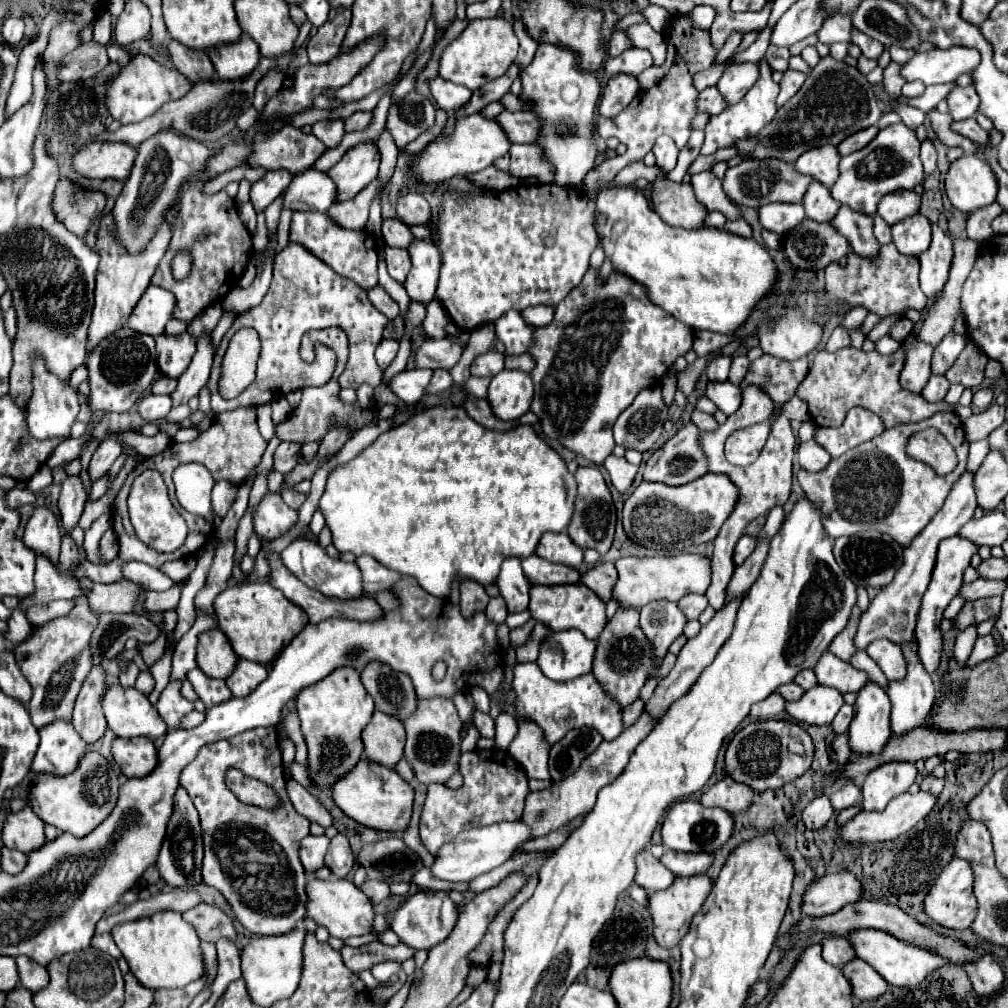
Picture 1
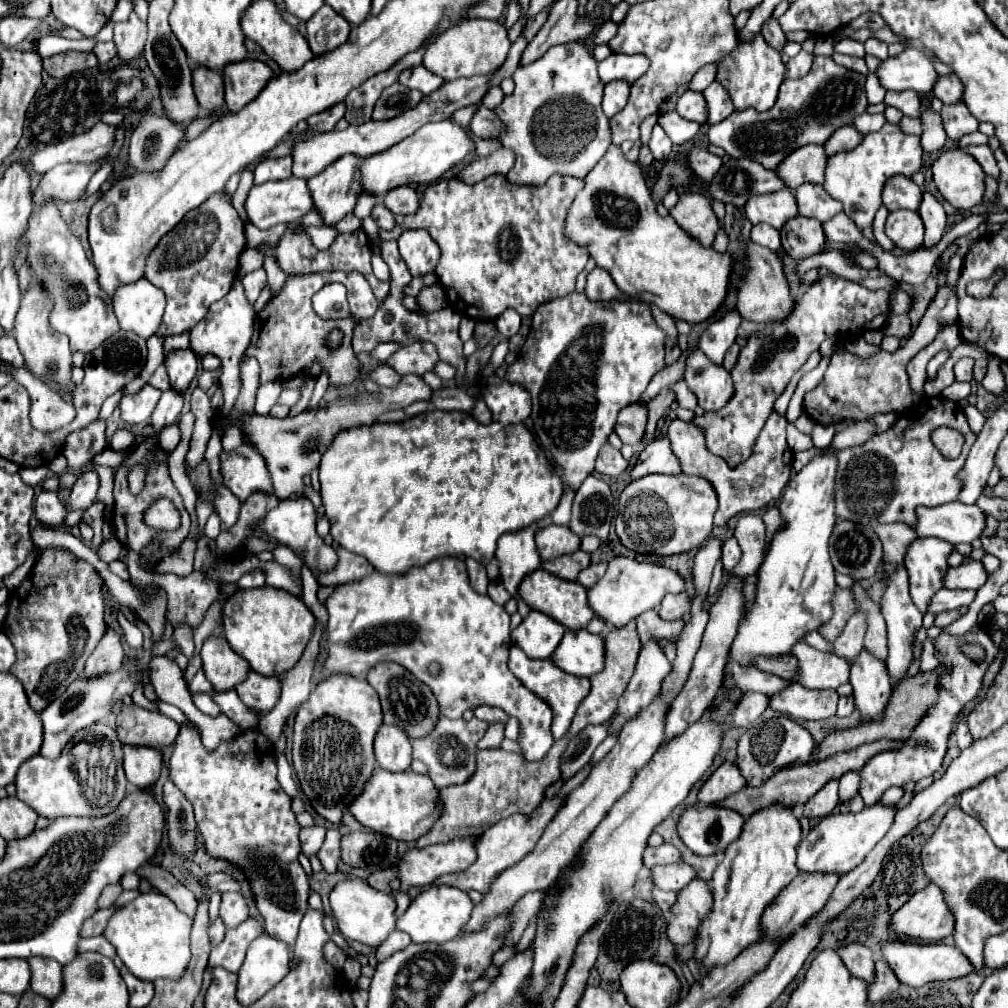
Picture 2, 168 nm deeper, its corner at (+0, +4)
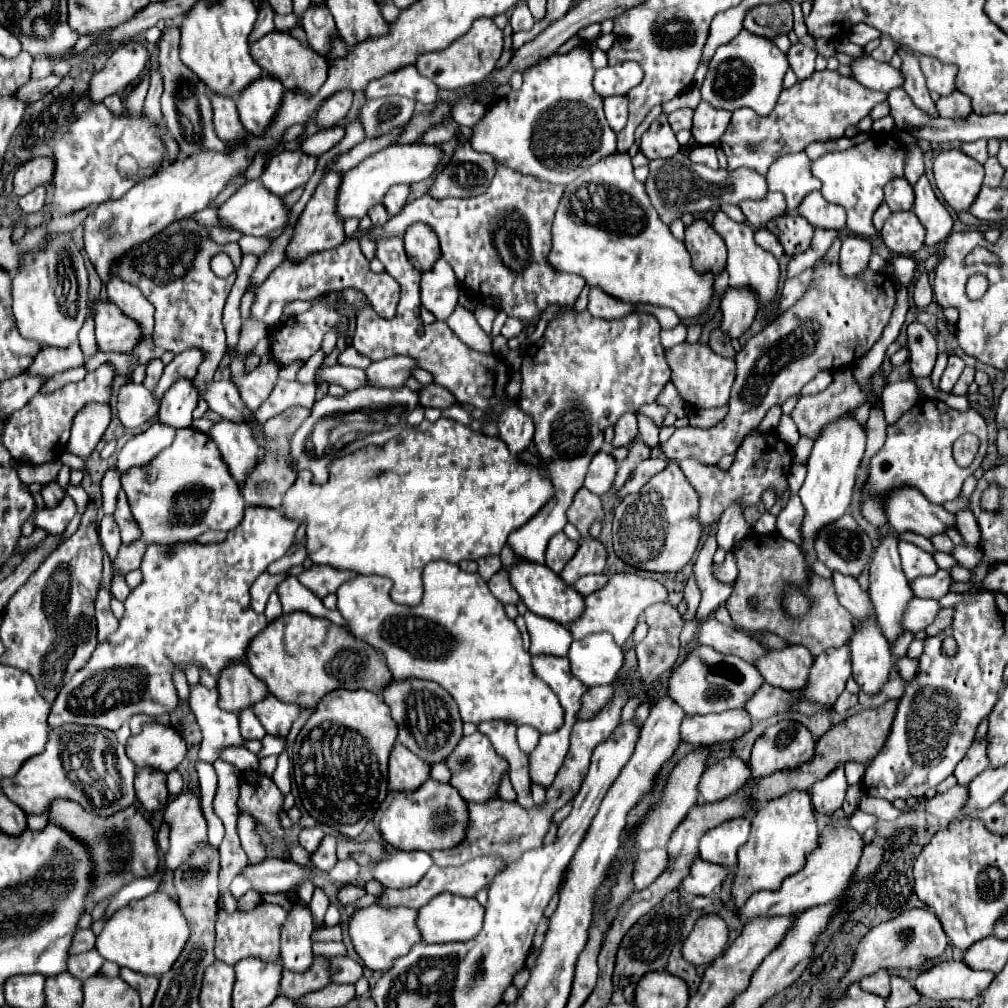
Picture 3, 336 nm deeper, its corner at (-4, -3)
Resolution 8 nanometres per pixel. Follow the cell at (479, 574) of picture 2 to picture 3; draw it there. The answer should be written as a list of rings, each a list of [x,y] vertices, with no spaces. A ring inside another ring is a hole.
[[[492,555],[492,557],[482,557],[478,559],[478,575],[482,575],[482,579],[490,579],[496,571],[500,571],[500,557]]]

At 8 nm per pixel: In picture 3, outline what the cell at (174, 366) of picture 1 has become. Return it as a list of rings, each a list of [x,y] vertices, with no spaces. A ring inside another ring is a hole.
[[[180,379],[164,393],[164,399],[160,401],[158,419],[160,423],[172,425],[176,429],[190,427],[196,403],[198,403],[196,387],[192,385],[190,379]]]

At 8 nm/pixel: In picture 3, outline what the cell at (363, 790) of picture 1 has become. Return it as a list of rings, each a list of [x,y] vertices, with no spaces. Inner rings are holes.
[[[428,779],[416,791],[390,791],[384,797],[384,803],[380,803],[380,807],[376,809],[372,821],[388,845],[400,851],[422,849],[430,853],[434,849],[450,849],[462,841],[468,825],[468,809],[466,801],[452,785]],[[436,819],[442,819],[442,823],[444,819],[450,821],[436,827]]]

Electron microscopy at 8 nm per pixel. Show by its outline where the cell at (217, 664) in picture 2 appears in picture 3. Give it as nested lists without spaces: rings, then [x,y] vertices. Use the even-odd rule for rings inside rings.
[[[232,663],[232,667],[228,667],[228,671],[218,679],[218,693],[220,709],[240,713],[242,709],[258,703],[258,699],[264,699],[268,695],[268,687],[246,663]]]

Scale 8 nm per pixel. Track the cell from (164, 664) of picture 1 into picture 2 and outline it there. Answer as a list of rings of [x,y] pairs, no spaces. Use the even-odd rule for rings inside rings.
[[[161,700],[156,701],[156,704],[162,714],[175,720],[178,724],[183,724],[189,721],[186,719],[184,713],[176,706],[168,703],[163,703]]]

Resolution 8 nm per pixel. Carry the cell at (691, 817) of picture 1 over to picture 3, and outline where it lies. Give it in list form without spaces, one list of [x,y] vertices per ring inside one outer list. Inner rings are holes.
[[[750,817],[724,821],[700,839],[700,857],[710,863],[732,867],[736,865],[736,853],[748,841],[748,835]]]

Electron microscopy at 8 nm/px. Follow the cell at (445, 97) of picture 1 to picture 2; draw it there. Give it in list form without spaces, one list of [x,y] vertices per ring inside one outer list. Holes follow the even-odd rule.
[[[412,66],[412,68],[406,68],[406,70],[400,72],[398,82],[400,82],[402,86],[408,86],[408,88],[418,90],[418,92],[422,92],[424,96],[428,96],[428,94],[432,94],[436,88],[440,88],[440,84],[442,84],[444,80],[440,80],[436,74],[428,72],[424,66]]]

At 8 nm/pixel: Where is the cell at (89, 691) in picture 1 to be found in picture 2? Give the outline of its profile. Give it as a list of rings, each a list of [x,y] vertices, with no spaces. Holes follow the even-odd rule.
[[[108,624],[102,640],[94,648],[92,656],[86,660],[84,676],[100,676],[100,672],[112,672],[112,668],[116,668],[116,664],[120,664],[122,656],[124,656],[122,634],[116,632]]]

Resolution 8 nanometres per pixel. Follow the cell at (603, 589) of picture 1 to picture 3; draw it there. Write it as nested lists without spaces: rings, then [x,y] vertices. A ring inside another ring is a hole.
[[[598,573],[598,575],[584,575],[584,577],[580,577],[580,579],[574,583],[574,589],[580,591],[580,595],[586,597],[586,595],[590,595],[590,593],[602,589],[602,587],[606,585],[606,581],[608,581],[608,577],[606,577],[604,573]]]

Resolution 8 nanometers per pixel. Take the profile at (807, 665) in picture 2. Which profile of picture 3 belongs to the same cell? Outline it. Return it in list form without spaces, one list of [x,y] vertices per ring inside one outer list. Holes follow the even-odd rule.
[[[788,645],[782,651],[766,651],[756,667],[768,685],[802,691],[808,685],[812,663],[814,659],[806,647]]]

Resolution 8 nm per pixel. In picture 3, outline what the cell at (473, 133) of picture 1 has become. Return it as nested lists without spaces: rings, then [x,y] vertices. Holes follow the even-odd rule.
[[[426,143],[394,145],[394,147],[386,147],[384,151],[378,151],[376,155],[370,155],[368,159],[364,159],[364,163],[356,165],[352,171],[344,175],[344,181],[338,191],[338,215],[342,219],[366,217],[370,207],[374,207],[376,203],[382,203],[384,195],[388,193],[392,185],[400,185],[400,183],[412,185],[412,183],[420,183],[432,177],[442,157],[444,153],[440,145],[426,145]]]

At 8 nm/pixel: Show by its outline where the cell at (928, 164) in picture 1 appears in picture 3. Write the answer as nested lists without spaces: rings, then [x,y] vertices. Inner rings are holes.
[[[898,49],[898,55],[902,57],[902,73],[904,73],[904,91],[910,95],[910,99],[914,101],[914,105],[918,109],[922,109],[924,113],[928,113],[930,117],[938,117],[938,111],[936,111],[936,105],[930,97],[930,91],[926,89],[926,81],[924,81],[924,75],[920,71],[920,65],[918,65],[918,55],[906,51],[906,49]]]

